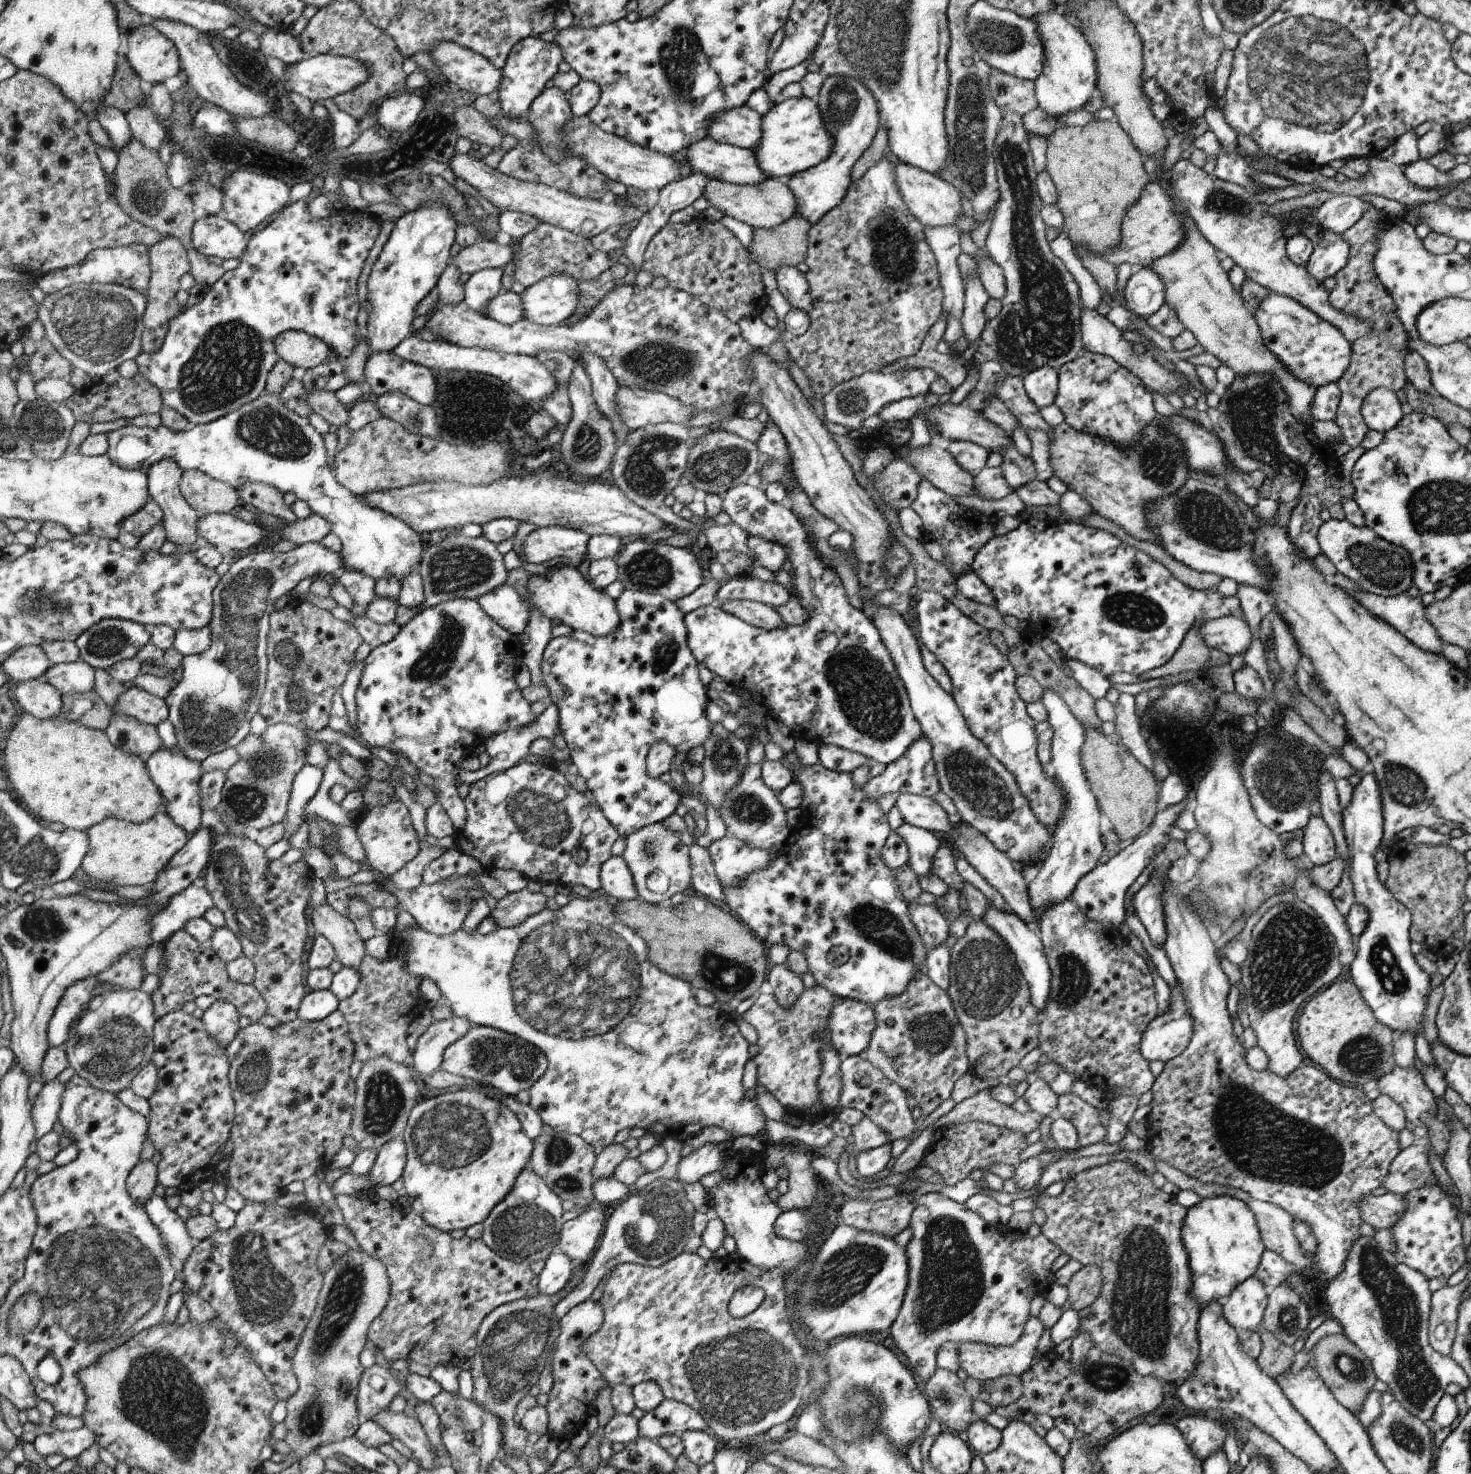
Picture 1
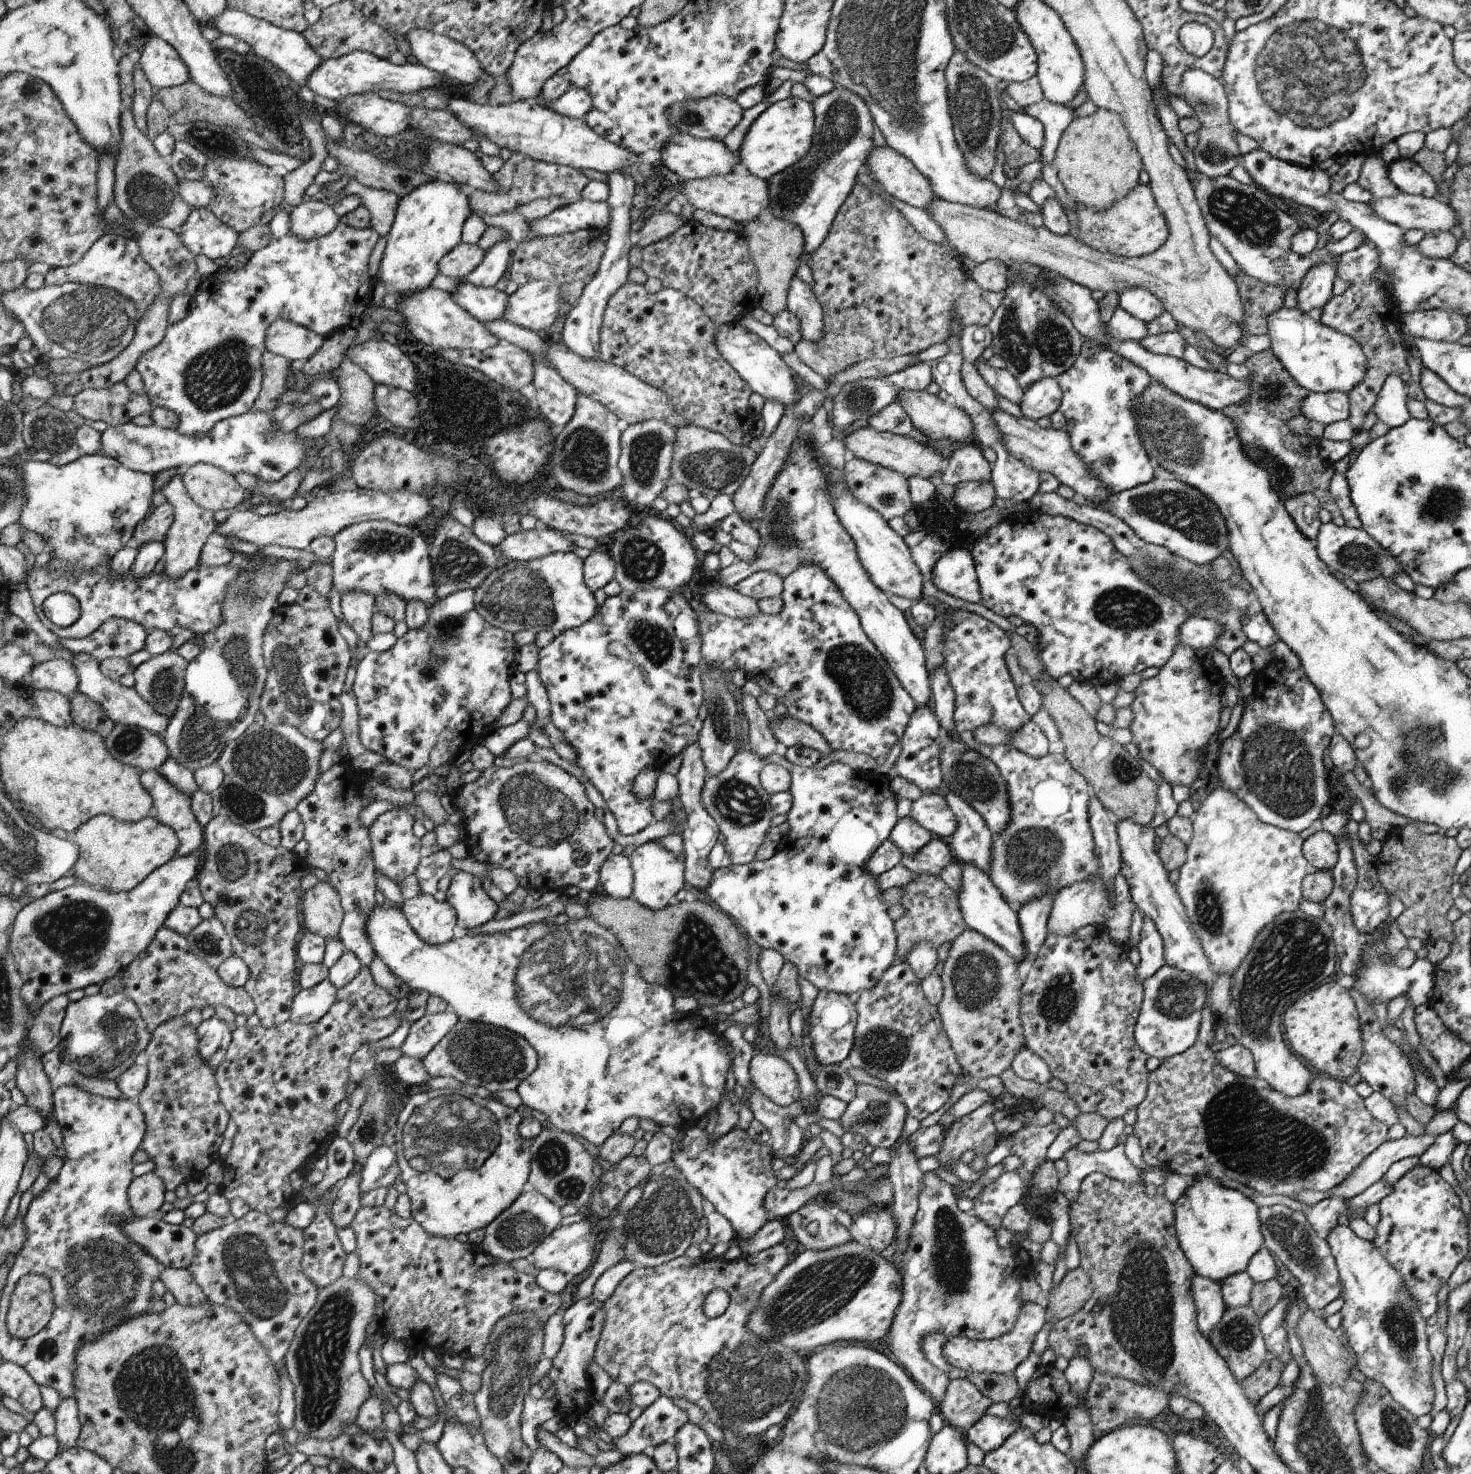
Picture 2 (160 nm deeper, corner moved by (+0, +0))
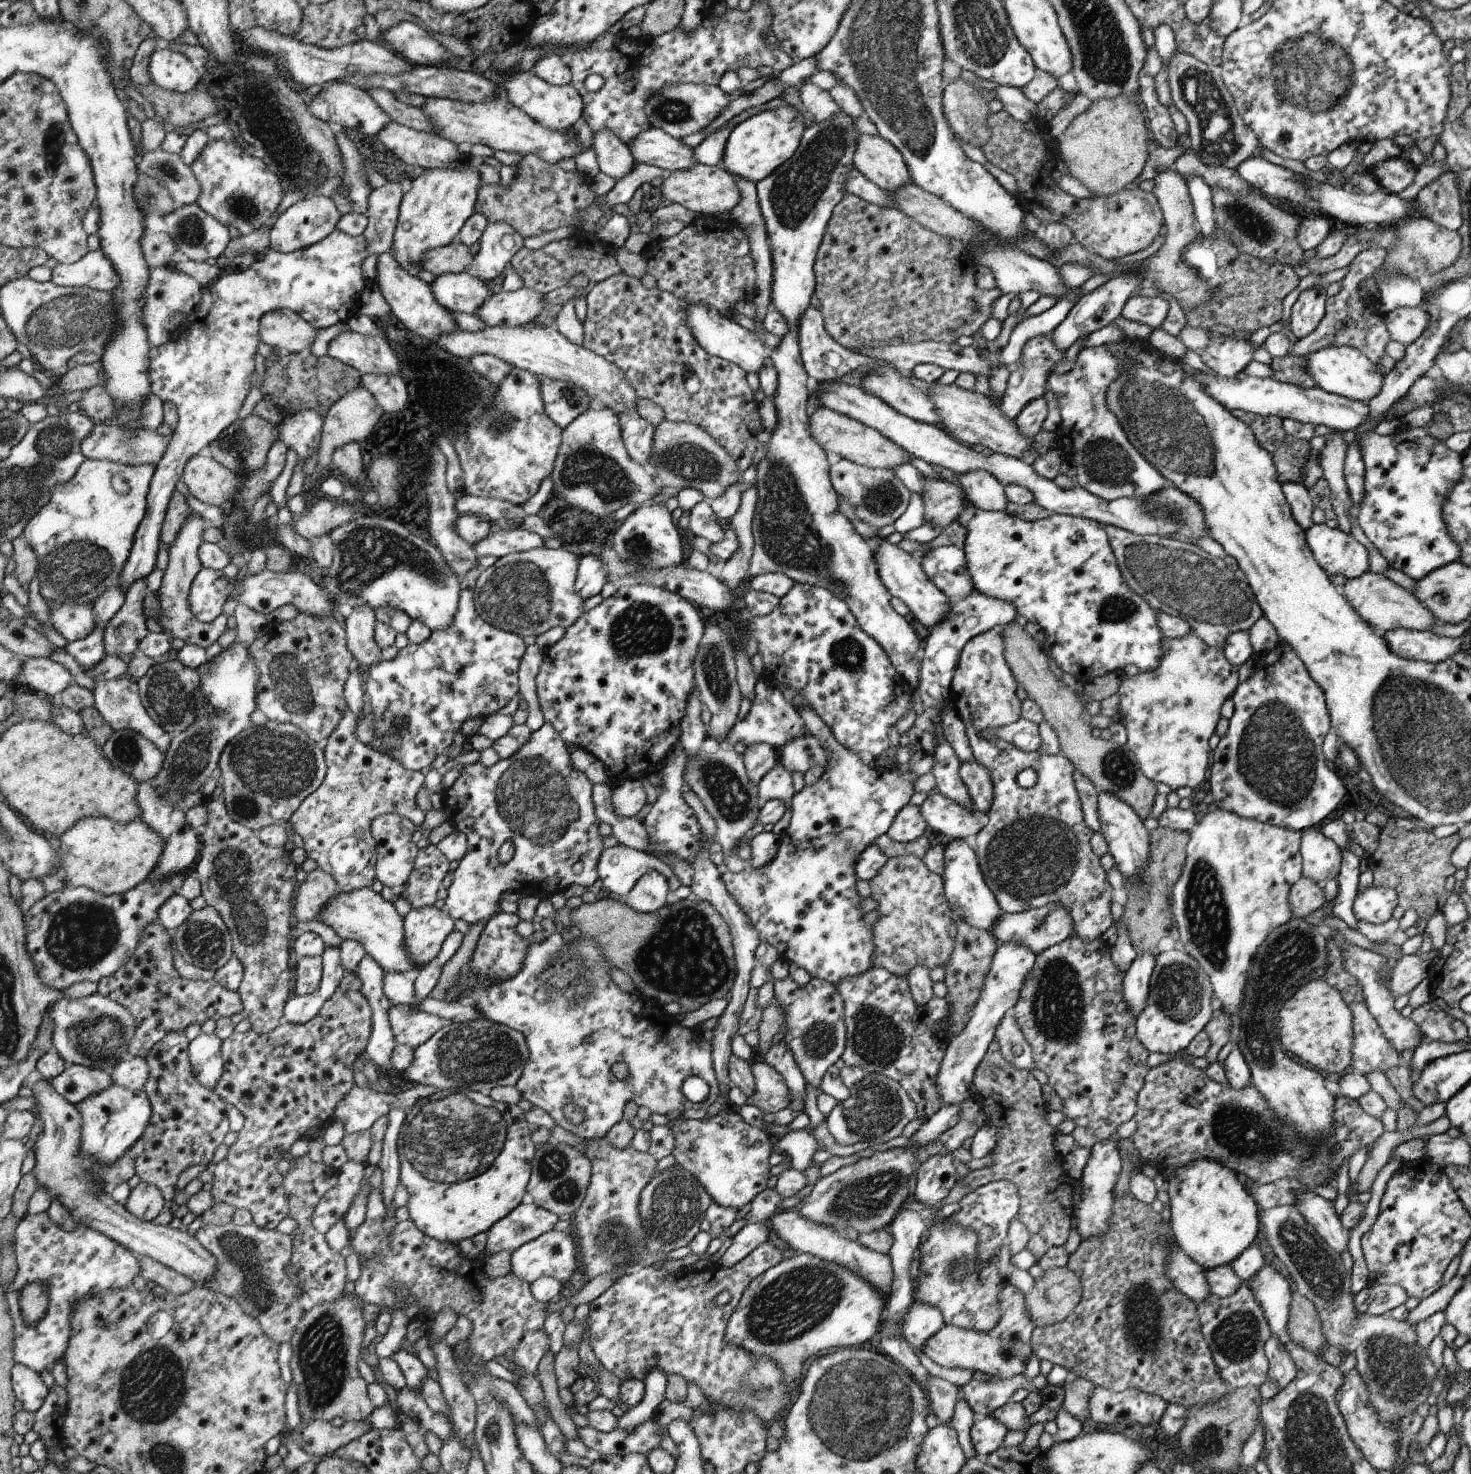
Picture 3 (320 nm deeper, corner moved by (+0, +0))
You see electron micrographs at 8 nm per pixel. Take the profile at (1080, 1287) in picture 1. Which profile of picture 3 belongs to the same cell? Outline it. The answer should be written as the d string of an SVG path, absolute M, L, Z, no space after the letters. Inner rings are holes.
M1045 1267L1044 1276L1035 1280L1032 1292L1028 1292L1024 1298L1034 1327L1052 1326L1052 1324L1067 1319L1080 1302L1082 1290L1081 1277L1076 1272L1072 1272L1070 1268L1052 1268L1050 1270Z

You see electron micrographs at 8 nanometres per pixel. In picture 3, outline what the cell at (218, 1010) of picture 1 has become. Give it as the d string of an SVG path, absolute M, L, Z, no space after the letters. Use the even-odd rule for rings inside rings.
M216 1032L201 1033L190 1043L191 1066L200 1084L204 1086L213 1088L222 1077L222 1044L223 1041Z

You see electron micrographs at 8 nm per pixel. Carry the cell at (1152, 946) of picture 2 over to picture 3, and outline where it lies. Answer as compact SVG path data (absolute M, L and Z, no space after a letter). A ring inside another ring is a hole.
M1148 952L1136 956L1124 975L1122 988L1124 1002L1128 1004L1128 1012L1134 1014L1135 1018L1146 1008L1151 975L1154 972L1154 966L1156 966L1156 957Z

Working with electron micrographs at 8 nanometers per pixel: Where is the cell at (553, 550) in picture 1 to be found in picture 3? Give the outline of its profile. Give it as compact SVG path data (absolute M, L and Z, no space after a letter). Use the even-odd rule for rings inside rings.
M494 523L492 532L474 545L477 557L495 556L497 559L512 553L522 553L535 548L542 548L545 542L542 537L524 528L501 530Z

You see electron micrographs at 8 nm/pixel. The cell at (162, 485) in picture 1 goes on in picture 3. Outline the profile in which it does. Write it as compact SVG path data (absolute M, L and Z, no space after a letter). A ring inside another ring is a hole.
M194 512L186 518L186 522L182 524L176 540L168 548L170 560L168 561L166 570L164 570L162 586L157 591L158 597L160 598L160 610L162 610L162 614L160 614L157 623L161 626L164 634L170 640L180 638L180 640L184 641L185 645L197 645L204 649L207 649L214 642L217 642L220 636L226 632L228 620L228 617L222 614L213 623L204 624L204 622L196 620L196 617L192 614L190 604L188 604L191 583L203 568L203 564L199 558L199 550L204 542L203 533L209 525L209 522L206 522L200 514Z

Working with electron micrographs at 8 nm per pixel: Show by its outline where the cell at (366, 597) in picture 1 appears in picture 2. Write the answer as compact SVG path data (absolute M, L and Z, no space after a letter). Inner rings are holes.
M348 592L342 594L341 613L345 622L354 630L359 640L366 643L373 631L371 630L372 616L377 612L375 597L368 592Z

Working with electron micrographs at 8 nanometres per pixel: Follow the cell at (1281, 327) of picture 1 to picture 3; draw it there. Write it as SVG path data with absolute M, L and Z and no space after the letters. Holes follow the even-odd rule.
M1326 346L1304 356L1308 360L1306 372L1314 378L1316 387L1351 400L1368 402L1382 390L1384 375L1358 348L1352 346Z

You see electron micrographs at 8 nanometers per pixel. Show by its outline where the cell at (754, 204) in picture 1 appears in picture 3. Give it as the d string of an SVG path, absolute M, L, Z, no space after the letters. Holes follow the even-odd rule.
M694 164L688 170L668 173L660 186L662 195L672 203L680 204L698 216L704 214L730 213L741 200L741 192L730 172L719 166Z

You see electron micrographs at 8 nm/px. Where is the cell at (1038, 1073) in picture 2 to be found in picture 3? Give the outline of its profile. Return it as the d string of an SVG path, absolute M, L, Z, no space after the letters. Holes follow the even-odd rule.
M1012 1011L1007 1012L1000 1020L995 1031L995 1041L998 1042L1004 1060L1014 1068L1028 1072L1036 1068L1032 1048L1022 1035Z

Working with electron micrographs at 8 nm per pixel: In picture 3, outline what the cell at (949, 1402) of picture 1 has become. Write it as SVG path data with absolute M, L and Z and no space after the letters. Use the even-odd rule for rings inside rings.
M1041 1374L1032 1380L1026 1379L1023 1375L1010 1379L984 1380L984 1382L972 1379L959 1388L959 1394L970 1404L975 1420L979 1420L1004 1407L1004 1404L1016 1398L1021 1390L1041 1394L1041 1390L1046 1388L1047 1384L1048 1380Z

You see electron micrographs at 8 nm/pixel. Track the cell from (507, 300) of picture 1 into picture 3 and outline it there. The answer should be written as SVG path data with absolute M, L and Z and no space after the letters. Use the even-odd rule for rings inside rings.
M467 272L438 276L431 288L436 300L452 313L476 315L491 295L483 281Z

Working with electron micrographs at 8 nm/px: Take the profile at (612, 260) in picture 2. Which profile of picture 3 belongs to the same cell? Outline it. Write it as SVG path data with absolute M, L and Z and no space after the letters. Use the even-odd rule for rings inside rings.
M610 130L594 133L592 149L597 155L600 171L612 176L616 182L634 170L635 161L630 148Z

